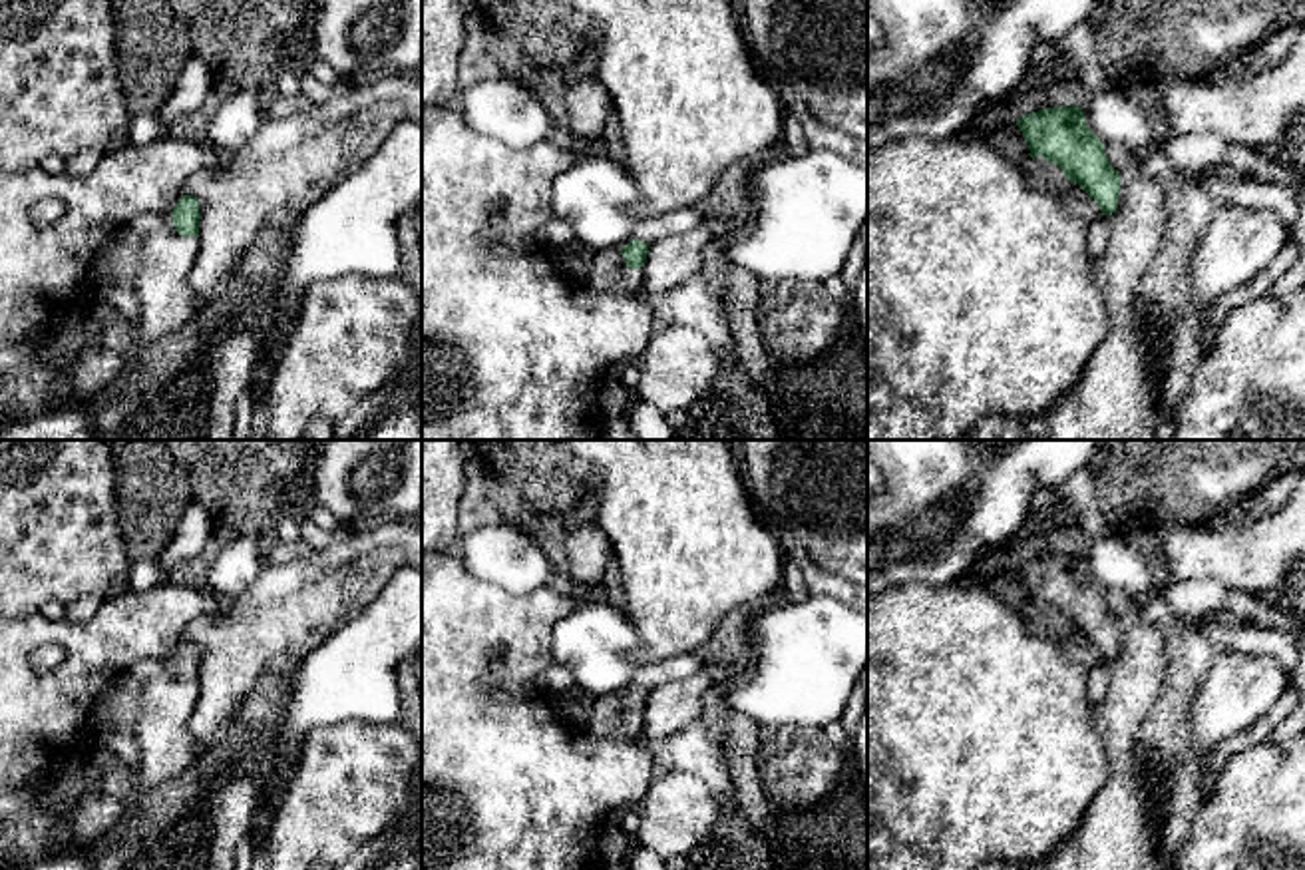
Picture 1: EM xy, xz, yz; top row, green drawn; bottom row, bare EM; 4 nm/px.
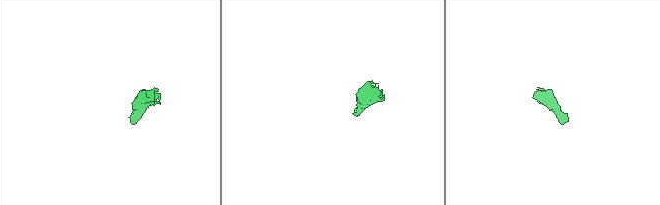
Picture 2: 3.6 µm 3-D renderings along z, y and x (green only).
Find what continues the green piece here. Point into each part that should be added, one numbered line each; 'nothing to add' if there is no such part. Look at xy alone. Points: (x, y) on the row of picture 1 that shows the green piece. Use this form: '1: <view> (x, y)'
1: xy (168, 305)

